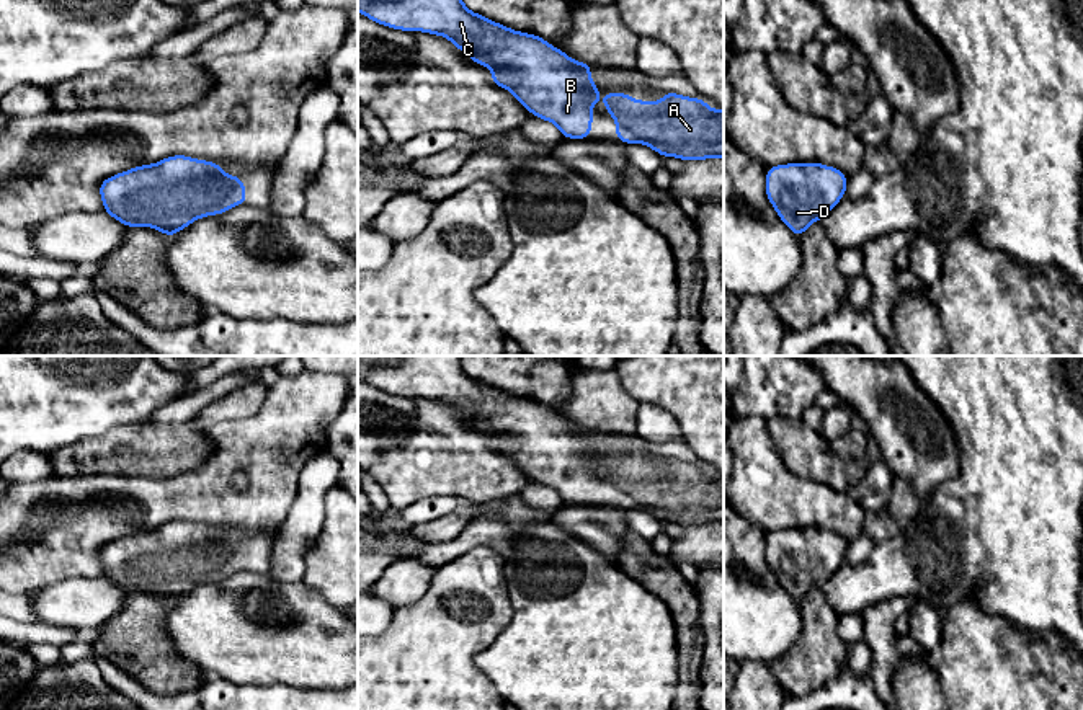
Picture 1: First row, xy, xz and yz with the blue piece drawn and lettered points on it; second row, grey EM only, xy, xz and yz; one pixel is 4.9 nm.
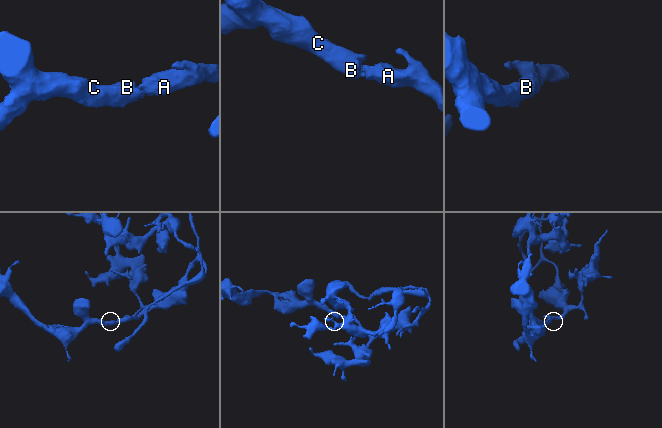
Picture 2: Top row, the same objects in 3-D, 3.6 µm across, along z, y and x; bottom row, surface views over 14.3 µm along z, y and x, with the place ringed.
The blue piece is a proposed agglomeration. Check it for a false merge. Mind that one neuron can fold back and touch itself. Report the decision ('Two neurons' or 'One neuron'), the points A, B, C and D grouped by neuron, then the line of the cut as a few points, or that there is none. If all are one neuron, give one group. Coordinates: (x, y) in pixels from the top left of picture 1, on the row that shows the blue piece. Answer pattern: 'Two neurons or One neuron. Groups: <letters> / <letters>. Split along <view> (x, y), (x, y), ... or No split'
One neuron. Groups: A B C D. No split

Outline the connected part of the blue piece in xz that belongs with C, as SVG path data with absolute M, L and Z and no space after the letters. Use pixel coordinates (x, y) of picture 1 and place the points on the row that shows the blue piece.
M358 0L358 11L390 29L444 36L461 52L467 54L472 62L488 67L493 72L490 77L493 85L511 91L516 101L536 118L555 124L564 139L591 139L591 106L596 104L599 98L596 80L590 78L593 65L570 59L564 51L549 44L544 38L515 31L474 13L462 0Z

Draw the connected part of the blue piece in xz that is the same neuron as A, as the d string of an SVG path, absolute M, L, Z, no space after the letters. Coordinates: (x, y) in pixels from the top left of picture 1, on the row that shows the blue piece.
M608 91L604 109L616 121L616 140L644 144L683 162L724 158L724 109L711 109L704 98L666 91L660 101L639 101Z

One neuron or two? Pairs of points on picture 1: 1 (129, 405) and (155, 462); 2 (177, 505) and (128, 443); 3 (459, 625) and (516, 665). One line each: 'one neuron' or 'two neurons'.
1: two neurons
2: two neurons
3: two neurons

